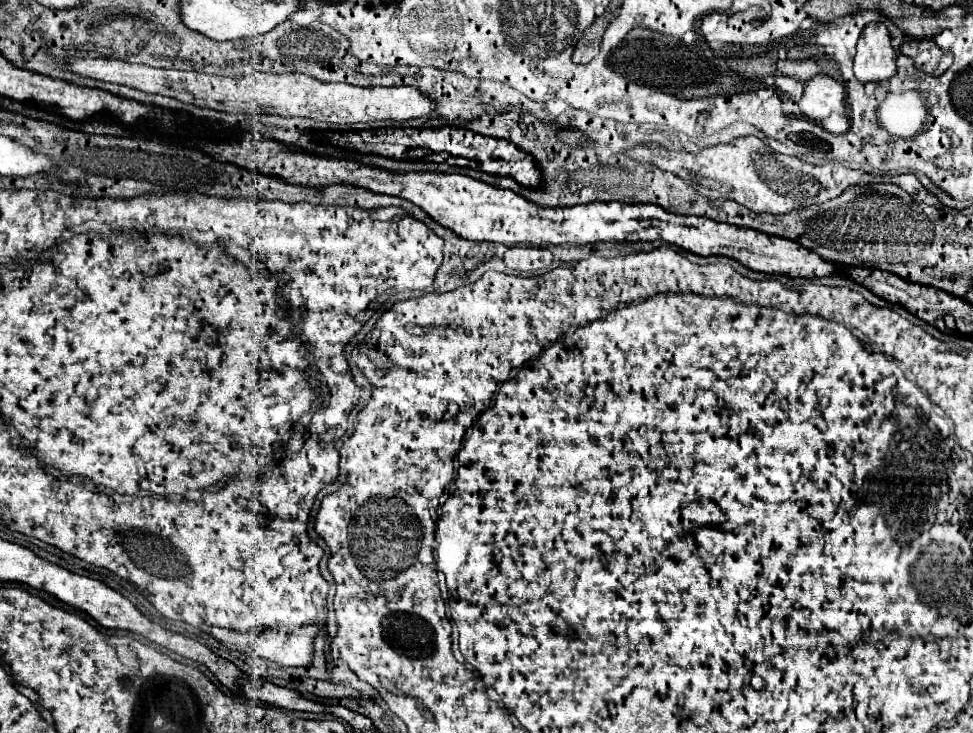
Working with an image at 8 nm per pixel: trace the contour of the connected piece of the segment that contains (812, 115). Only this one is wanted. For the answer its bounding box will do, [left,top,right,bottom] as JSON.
[800,75,846,121]

